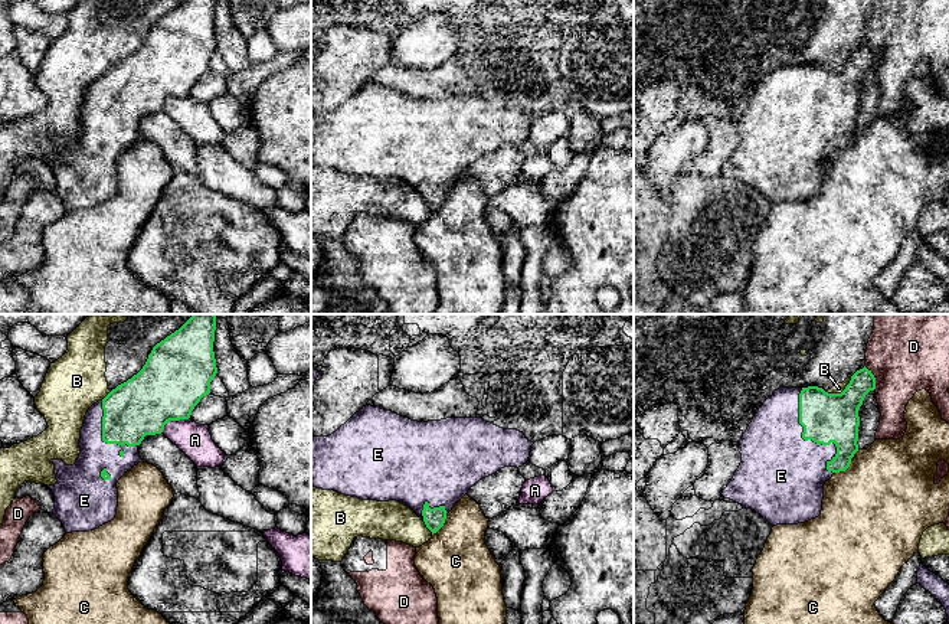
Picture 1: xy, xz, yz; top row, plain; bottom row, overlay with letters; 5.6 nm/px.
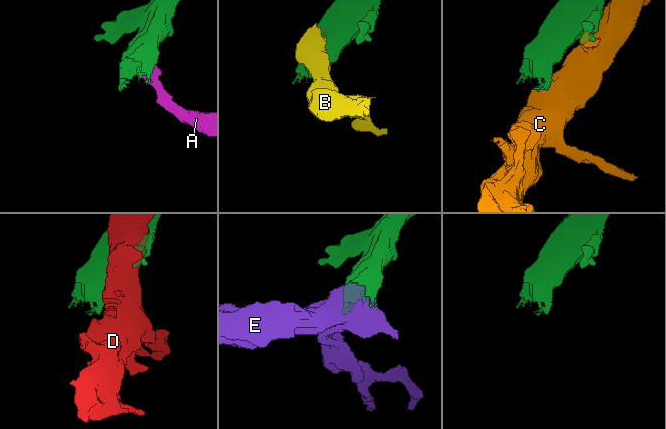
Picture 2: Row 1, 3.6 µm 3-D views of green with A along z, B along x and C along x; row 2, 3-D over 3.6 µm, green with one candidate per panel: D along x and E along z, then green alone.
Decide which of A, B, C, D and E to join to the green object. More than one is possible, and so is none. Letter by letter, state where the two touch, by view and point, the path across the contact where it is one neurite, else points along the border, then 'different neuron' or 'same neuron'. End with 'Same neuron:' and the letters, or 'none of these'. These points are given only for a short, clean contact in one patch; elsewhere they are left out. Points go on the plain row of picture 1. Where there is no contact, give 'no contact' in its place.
A: contact xy (173, 97); different neuron
B: contact yz (838, 71); different neuron
C: contact yz (848, 143); different neuron
D: contact yz (874, 55); different neuron
E: contact yz (810, 116); same neuron
Same neuron: E

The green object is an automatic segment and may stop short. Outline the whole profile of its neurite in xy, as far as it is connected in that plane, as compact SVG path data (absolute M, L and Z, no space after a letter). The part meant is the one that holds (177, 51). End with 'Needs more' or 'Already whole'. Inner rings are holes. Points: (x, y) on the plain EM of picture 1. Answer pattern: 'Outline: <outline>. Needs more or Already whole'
Outline: M184 0L179 7L157 20L143 46L127 59L112 66L102 78L94 81L81 107L81 131L73 143L62 137L55 141L58 160L49 163L55 174L53 192L62 199L66 210L89 209L114 197L118 184L118 157L134 143L141 140L138 122L147 114L161 111L170 98L189 97L194 84L210 71L210 59L217 50L213 29L216 0Z. Needs more

